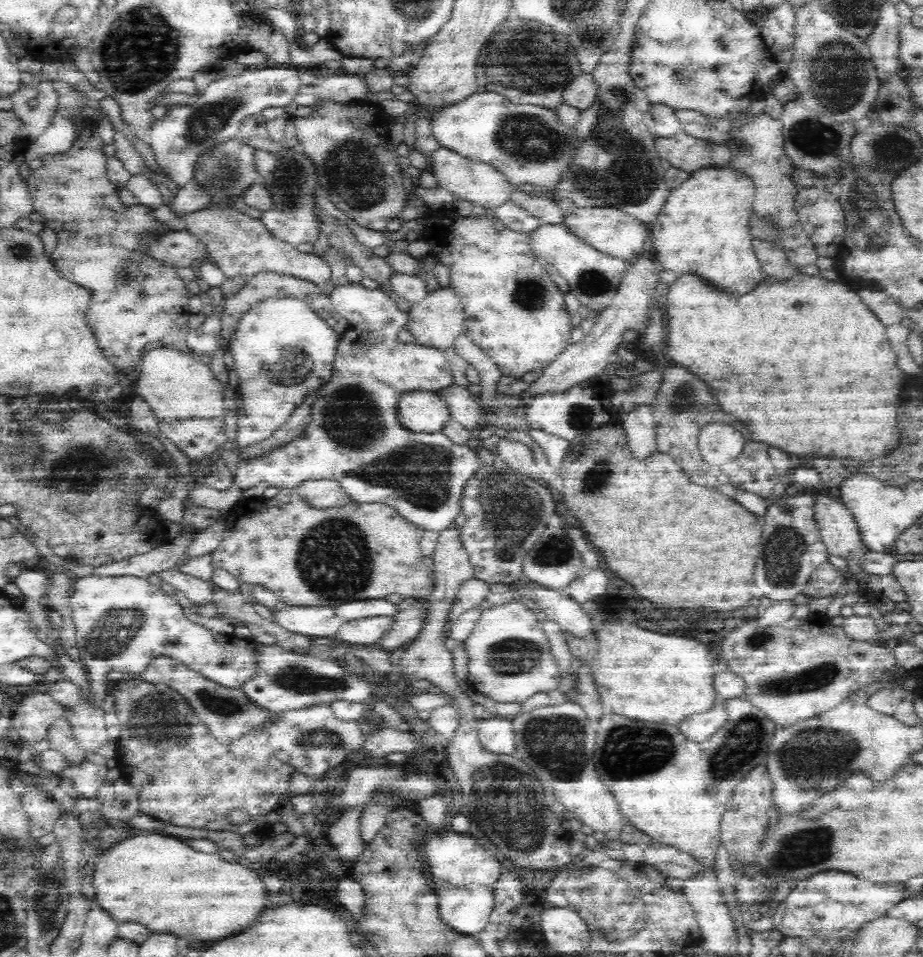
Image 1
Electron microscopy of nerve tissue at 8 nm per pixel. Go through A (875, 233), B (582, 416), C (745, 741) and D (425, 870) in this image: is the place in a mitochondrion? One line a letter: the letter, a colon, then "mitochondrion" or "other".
A: mitochondrion
B: mitochondrion
C: mitochondrion
D: other

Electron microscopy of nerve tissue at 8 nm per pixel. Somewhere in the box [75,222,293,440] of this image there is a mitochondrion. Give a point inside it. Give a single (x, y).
(127, 274)

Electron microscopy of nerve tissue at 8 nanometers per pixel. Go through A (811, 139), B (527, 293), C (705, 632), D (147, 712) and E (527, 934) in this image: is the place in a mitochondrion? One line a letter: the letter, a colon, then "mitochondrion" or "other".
A: mitochondrion
B: mitochondrion
C: other
D: mitochondrion
E: other

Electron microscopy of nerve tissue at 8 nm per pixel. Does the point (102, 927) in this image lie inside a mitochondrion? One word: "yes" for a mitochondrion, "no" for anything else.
no

